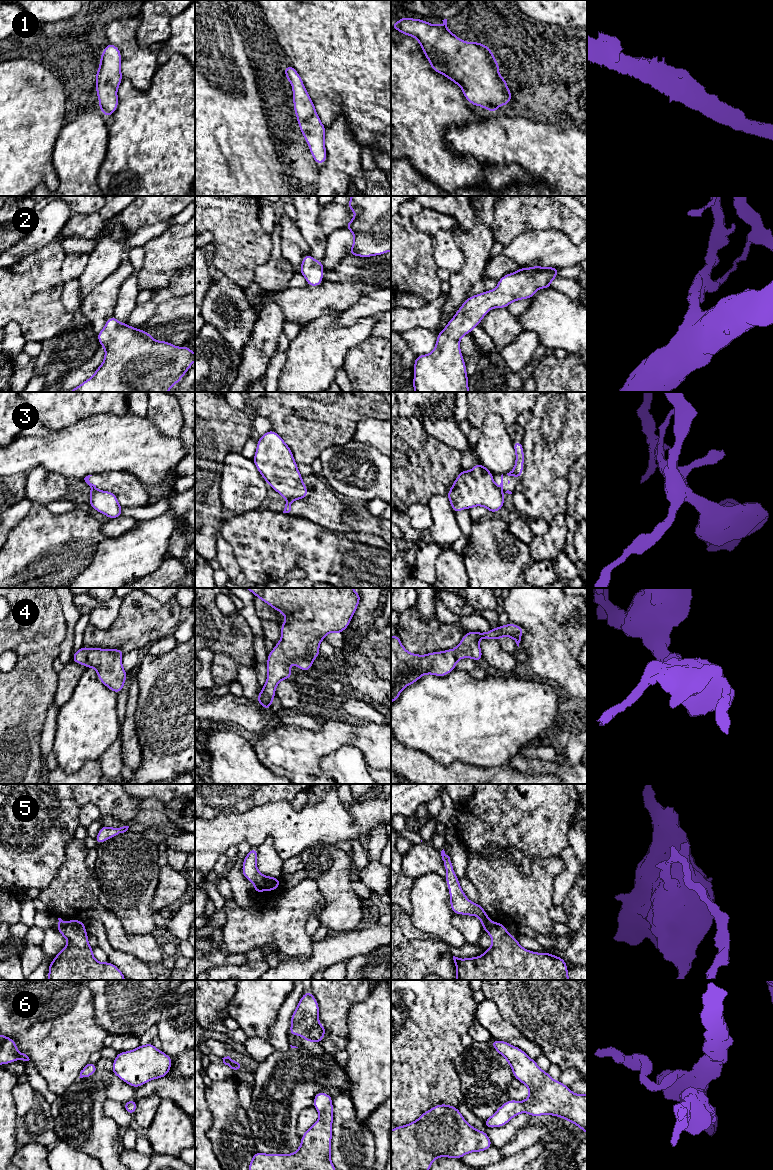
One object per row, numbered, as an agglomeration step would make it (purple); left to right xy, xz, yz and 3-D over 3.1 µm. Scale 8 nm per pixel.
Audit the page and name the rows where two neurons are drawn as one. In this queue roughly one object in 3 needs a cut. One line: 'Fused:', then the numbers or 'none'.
Fused: 3, 5

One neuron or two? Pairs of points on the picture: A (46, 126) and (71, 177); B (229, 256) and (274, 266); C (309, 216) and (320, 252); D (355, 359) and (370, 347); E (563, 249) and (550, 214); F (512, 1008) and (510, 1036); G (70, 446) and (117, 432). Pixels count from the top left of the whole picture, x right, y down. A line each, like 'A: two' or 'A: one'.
A: two
B: two
C: one
D: one
E: two
F: two
G: one

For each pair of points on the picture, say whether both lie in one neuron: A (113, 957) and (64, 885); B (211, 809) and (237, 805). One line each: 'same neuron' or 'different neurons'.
A: different neurons
B: same neuron

